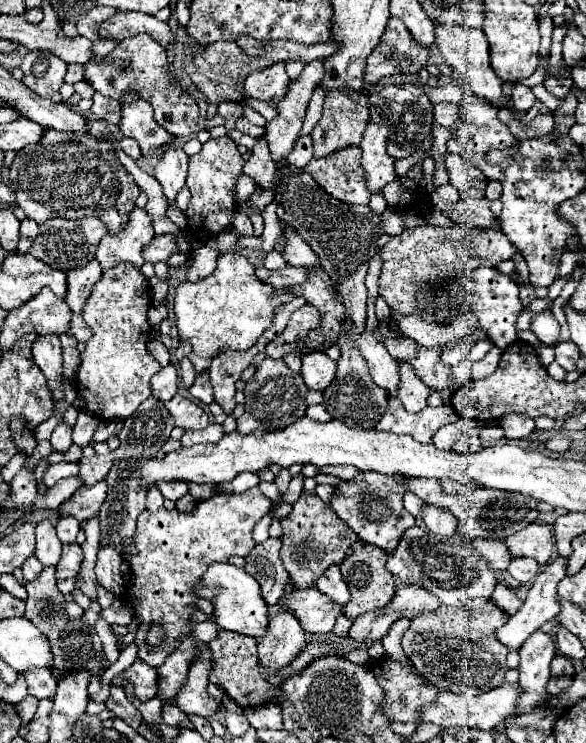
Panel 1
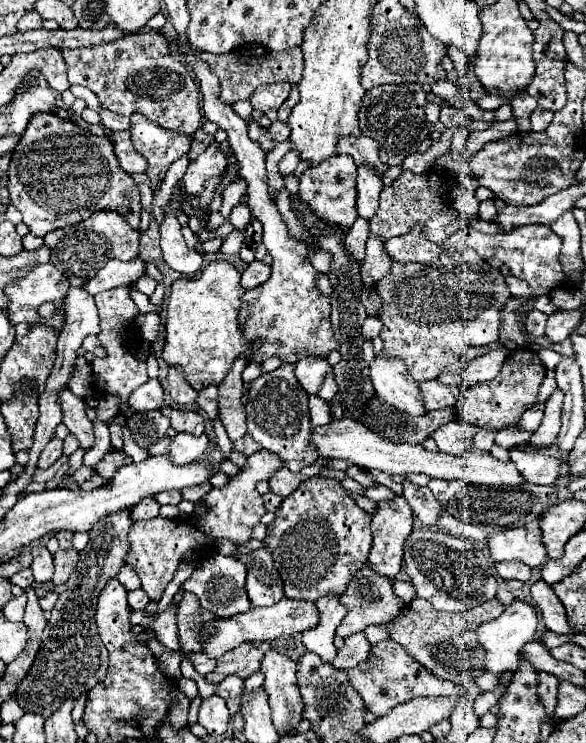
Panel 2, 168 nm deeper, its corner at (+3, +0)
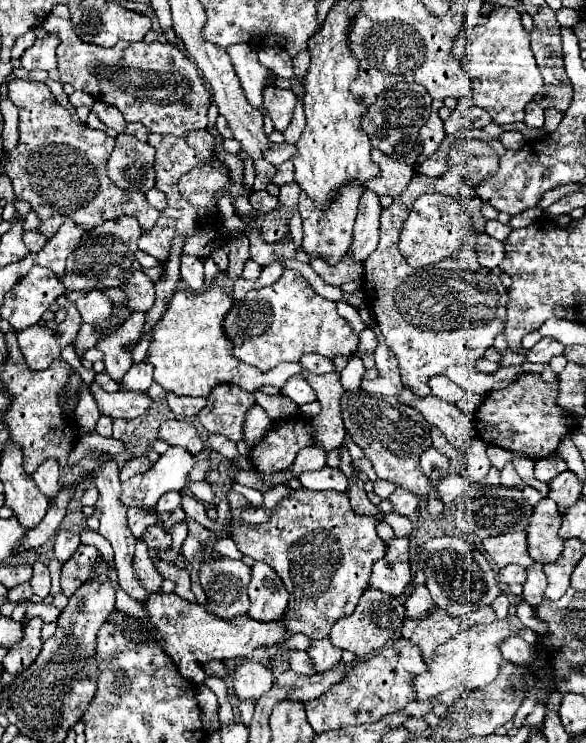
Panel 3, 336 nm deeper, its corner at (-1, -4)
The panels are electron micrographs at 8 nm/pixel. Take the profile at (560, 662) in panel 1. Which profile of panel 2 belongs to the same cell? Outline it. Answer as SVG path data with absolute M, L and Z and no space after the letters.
M539 674L539 700L543 702L543 708L547 710L547 716L555 714L555 702L557 702L557 686L559 680L553 674Z

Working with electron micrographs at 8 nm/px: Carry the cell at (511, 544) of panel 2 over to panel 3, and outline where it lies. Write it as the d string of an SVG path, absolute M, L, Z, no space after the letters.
M509 532L509 534L485 538L483 550L489 552L489 556L499 566L519 564L523 568L529 568L531 564L535 564L535 560L529 556L527 550L527 532Z

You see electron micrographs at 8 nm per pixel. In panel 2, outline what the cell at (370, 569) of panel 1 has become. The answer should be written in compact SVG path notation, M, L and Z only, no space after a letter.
M365 564L351 580L347 592L339 598L343 602L343 606L347 608L347 614L343 618L343 622L337 626L337 636L341 638L349 638L355 632L363 632L367 626L375 626L375 624L387 624L391 622L399 610L405 606L405 602L395 596L391 580L385 576L379 576L369 564Z

